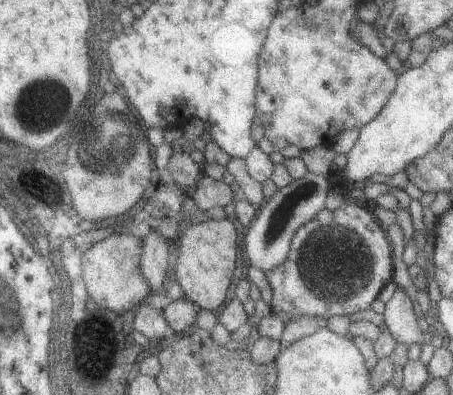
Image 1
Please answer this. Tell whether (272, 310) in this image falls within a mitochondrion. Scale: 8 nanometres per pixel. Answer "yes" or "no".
no

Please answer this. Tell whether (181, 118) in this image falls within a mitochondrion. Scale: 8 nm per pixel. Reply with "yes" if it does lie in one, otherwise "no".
no

